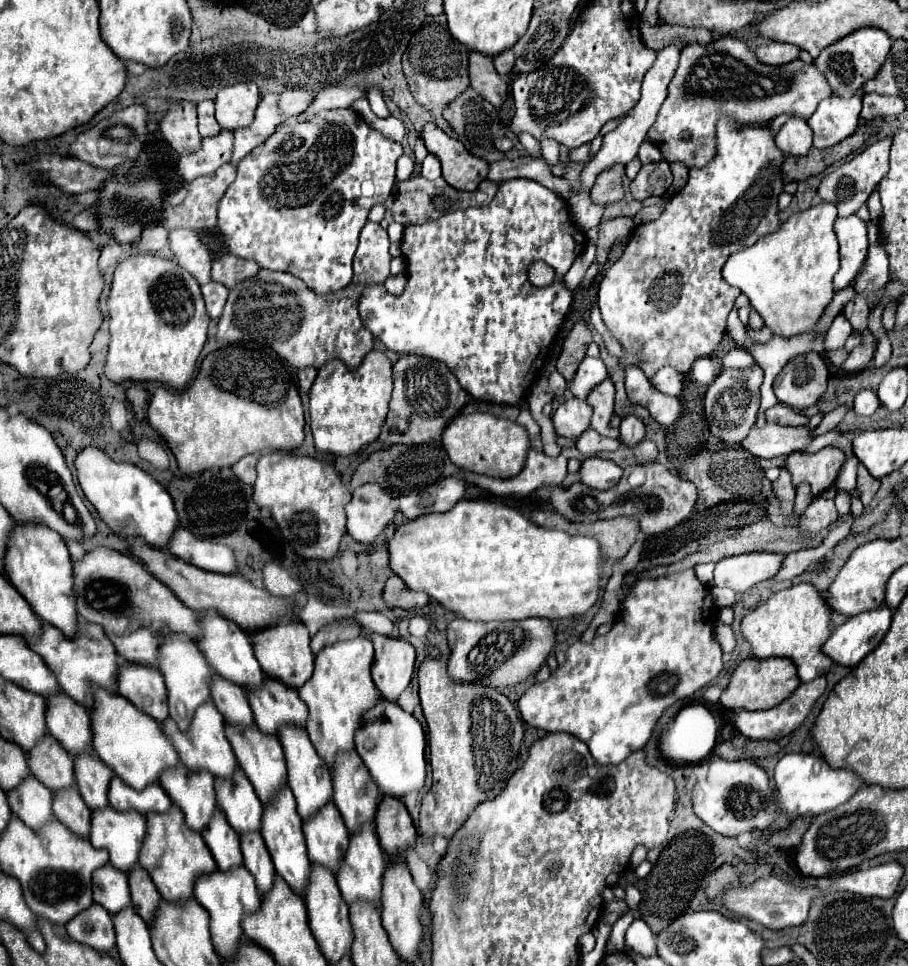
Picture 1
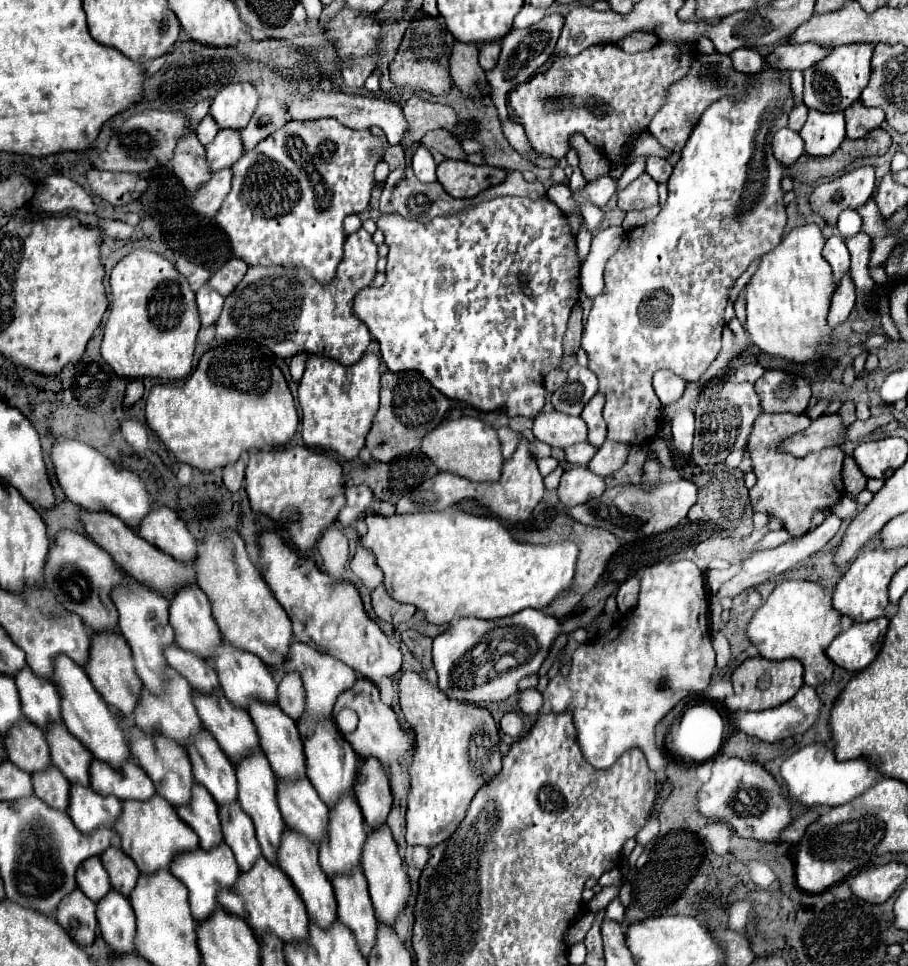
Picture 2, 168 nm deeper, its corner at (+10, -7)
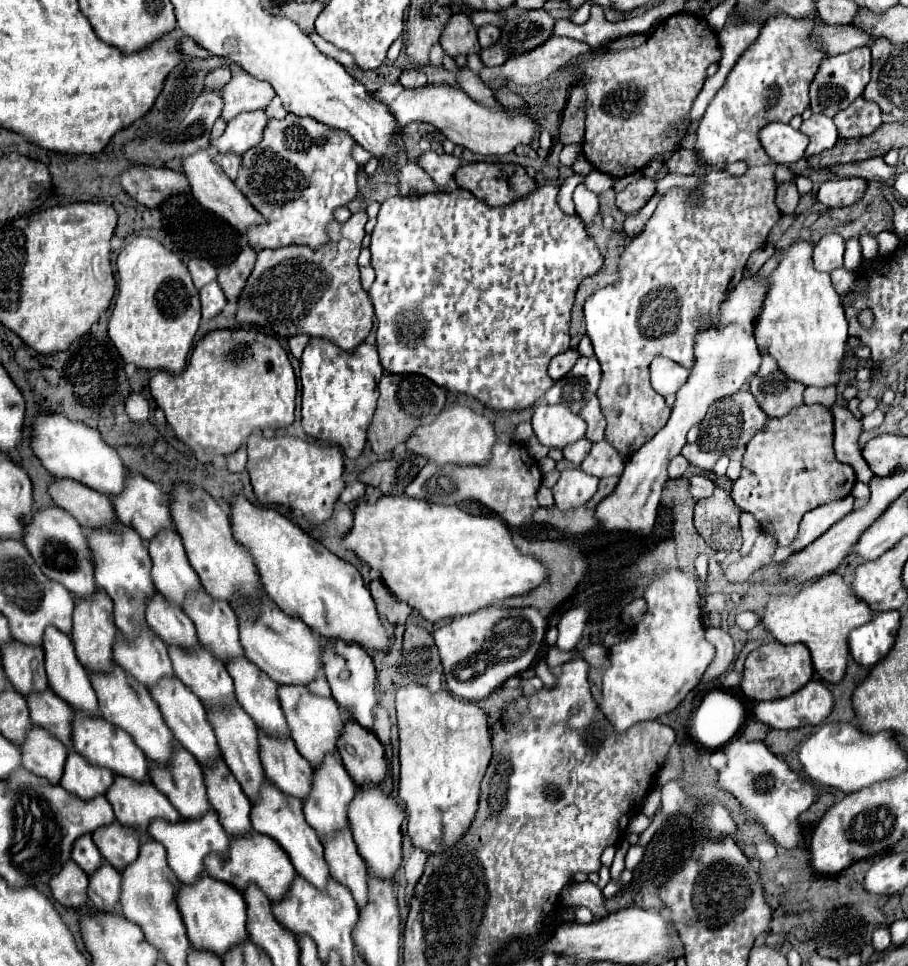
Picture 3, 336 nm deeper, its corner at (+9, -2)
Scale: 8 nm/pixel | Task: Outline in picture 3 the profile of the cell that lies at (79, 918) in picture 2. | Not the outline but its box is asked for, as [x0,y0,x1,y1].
[50,860,88,906]

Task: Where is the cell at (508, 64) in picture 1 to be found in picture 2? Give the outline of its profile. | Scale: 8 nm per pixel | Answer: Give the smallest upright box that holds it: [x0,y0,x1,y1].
[479,43,501,71]

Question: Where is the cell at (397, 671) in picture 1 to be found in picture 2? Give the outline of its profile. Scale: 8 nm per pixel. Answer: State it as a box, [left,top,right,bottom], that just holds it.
[259,531,401,685]

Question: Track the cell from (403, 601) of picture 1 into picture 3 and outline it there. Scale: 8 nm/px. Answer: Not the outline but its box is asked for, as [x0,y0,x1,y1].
[370,580,412,624]

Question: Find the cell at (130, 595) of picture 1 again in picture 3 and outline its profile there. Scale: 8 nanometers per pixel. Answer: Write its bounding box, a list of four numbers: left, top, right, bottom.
[24,506,96,598]

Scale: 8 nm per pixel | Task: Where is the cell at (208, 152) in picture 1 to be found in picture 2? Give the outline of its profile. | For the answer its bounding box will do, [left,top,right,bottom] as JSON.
[205,129,243,173]

